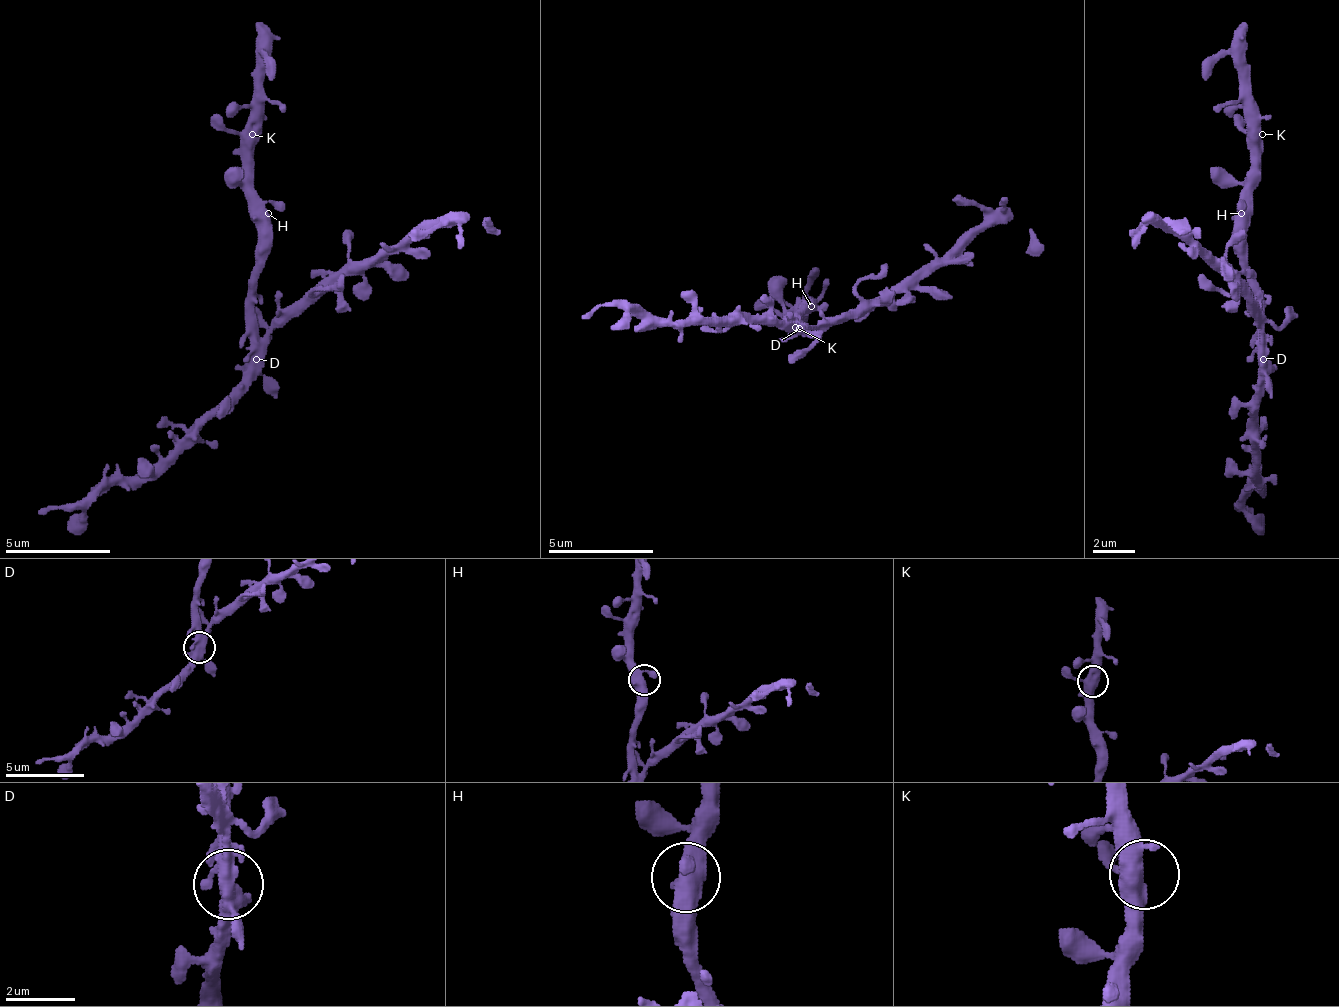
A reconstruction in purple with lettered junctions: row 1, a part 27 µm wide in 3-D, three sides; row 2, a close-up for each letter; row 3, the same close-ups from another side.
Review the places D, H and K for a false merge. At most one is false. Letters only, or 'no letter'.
D

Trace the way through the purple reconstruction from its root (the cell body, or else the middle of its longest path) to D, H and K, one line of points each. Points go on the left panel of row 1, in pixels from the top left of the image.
D: (262, 334), (262, 355), (257, 360)
H: (262, 334), (257, 328), (257, 313), (252, 307), (252, 281), (262, 260), (262, 218), (268, 213)
K: (262, 334), (257, 328), (257, 313), (252, 307), (252, 281), (257, 276), (257, 192), (252, 187), (252, 134)

